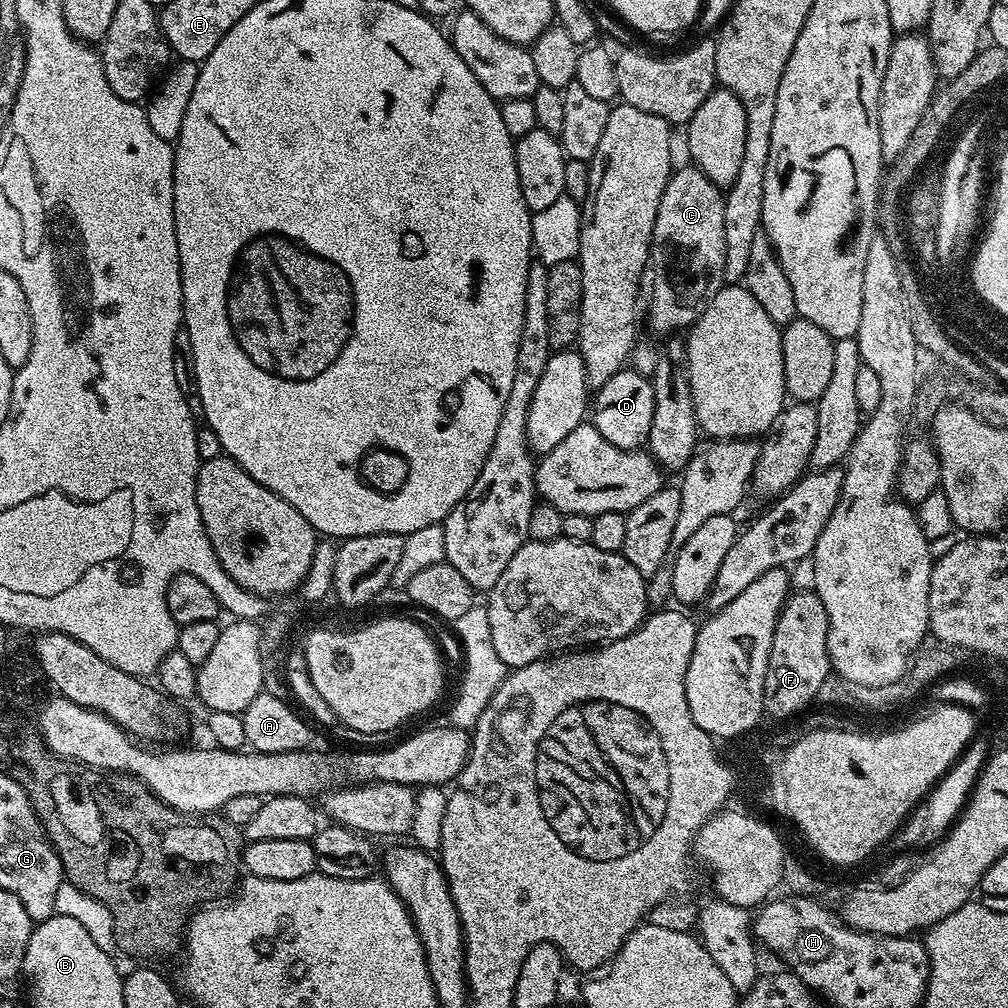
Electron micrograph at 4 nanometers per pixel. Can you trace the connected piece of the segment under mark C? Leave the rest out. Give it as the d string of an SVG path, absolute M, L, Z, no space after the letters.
M687 166L688 168L677 167L673 171L672 177L666 182L666 190L662 190L662 202L658 202L658 214L654 218L654 230L652 231L652 251L650 253L650 276L652 272L652 301L648 304L648 324L657 332L661 338L667 337L669 334L675 333L676 328L687 330L695 324L696 319L703 314L706 306L714 298L714 294L718 294L718 290L725 287L726 281L724 271L726 270L726 230L724 229L724 192L718 186L714 186L714 182L710 182L710 178L706 178L706 174L702 174L702 170L695 166Z

